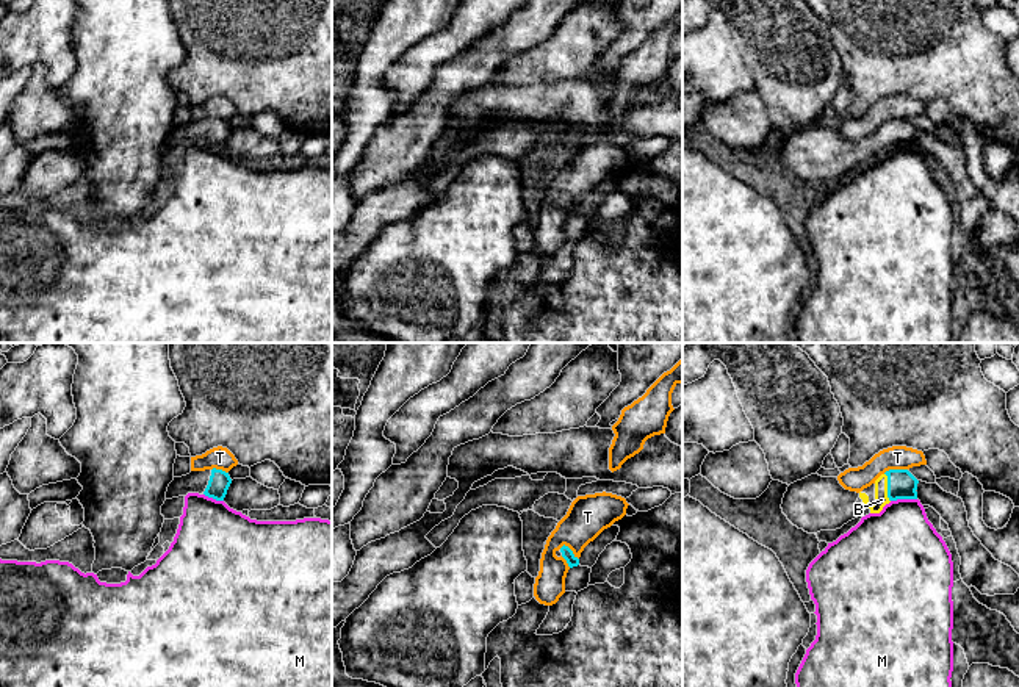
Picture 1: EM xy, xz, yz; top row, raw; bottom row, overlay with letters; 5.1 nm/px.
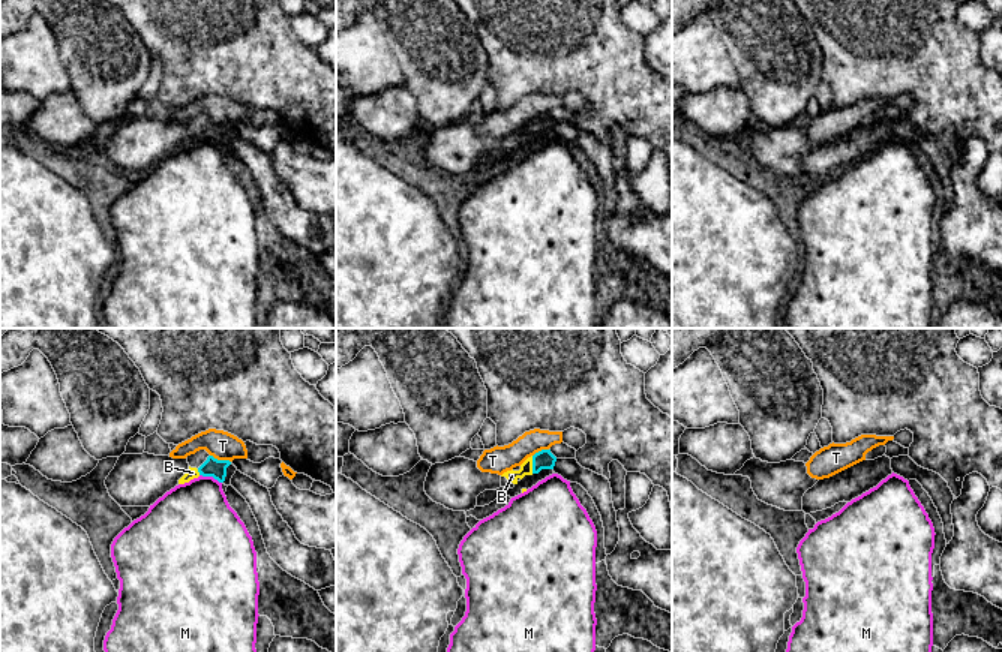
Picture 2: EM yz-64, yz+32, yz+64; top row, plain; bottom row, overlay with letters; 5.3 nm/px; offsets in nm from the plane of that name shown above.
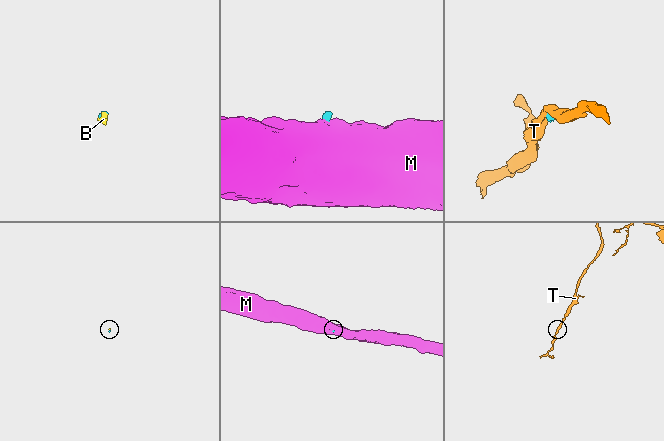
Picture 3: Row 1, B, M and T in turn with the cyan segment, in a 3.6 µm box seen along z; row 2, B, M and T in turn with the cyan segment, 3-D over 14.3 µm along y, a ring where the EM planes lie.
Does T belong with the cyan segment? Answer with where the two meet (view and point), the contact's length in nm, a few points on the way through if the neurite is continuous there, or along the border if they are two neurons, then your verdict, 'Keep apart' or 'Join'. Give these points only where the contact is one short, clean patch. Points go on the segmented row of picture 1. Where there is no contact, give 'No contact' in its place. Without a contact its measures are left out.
Touches cyan at yz (894, 470). Shared border 130 nm. Boundary: yz (907, 468), (889, 468), (883, 473). Keep apart

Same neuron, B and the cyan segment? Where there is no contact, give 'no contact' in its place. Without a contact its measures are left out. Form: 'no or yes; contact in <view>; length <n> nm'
yes; contact in yz; length 150 nm

